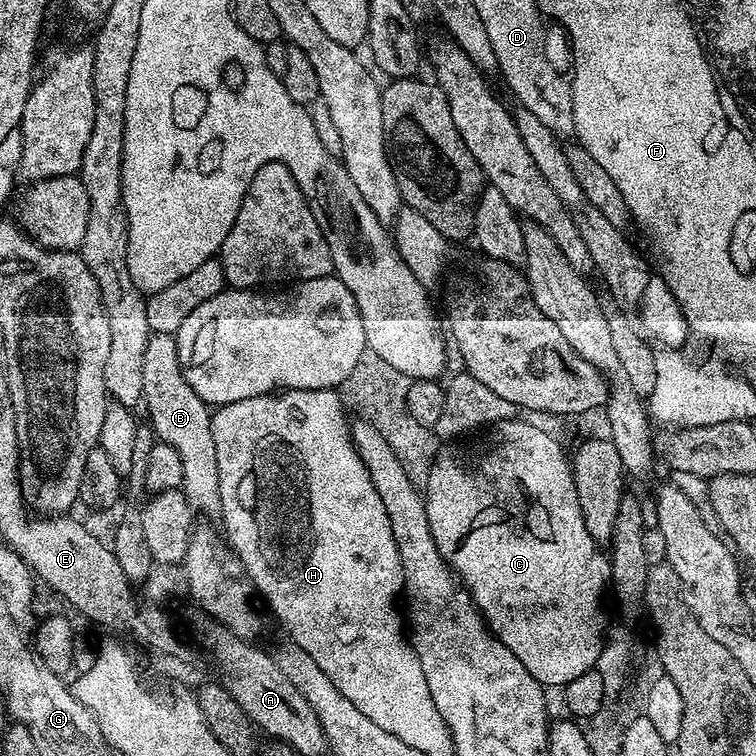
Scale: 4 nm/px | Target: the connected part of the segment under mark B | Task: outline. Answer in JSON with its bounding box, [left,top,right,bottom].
[142,335,220,516]

